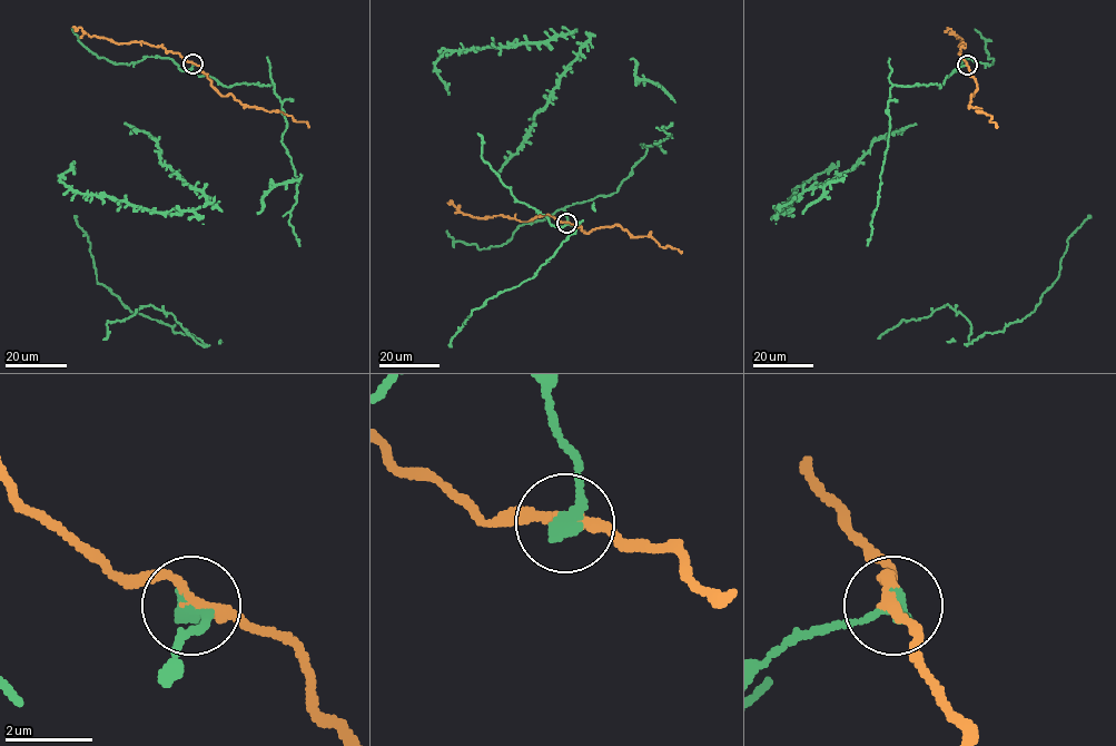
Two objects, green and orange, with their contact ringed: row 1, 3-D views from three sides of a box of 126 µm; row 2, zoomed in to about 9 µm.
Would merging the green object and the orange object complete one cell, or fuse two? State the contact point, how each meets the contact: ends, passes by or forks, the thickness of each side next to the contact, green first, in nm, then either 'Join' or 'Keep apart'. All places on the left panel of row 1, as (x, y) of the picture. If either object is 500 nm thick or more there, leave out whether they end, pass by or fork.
Place: (193, 64). At the ring green ends. At the ring orange passes by. Thickness 380 nm (green) against 260 nm. Keep apart

